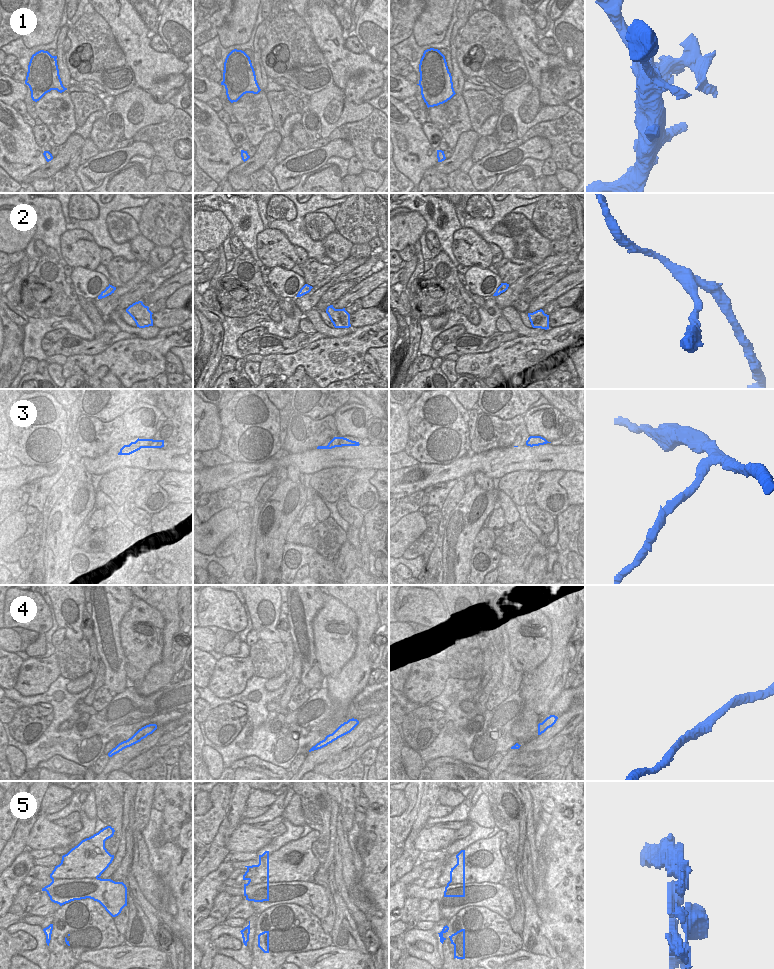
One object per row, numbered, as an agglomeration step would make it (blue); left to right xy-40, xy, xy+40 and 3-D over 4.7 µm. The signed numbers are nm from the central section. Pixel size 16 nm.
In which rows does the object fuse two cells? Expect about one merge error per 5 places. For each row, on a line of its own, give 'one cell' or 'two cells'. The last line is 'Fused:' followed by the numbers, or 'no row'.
1: one cell
2: one cell
3: two cells
4: one cell
5: two cells
Fused: 3, 5

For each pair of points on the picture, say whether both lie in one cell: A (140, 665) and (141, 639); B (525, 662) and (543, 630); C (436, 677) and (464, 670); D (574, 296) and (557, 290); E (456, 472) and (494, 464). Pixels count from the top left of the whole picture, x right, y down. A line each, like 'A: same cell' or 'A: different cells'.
A: same cell
B: same cell
C: different cells
D: different cells
E: same cell

